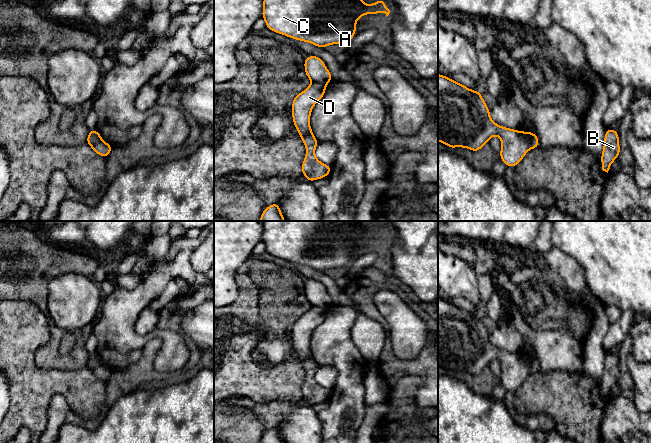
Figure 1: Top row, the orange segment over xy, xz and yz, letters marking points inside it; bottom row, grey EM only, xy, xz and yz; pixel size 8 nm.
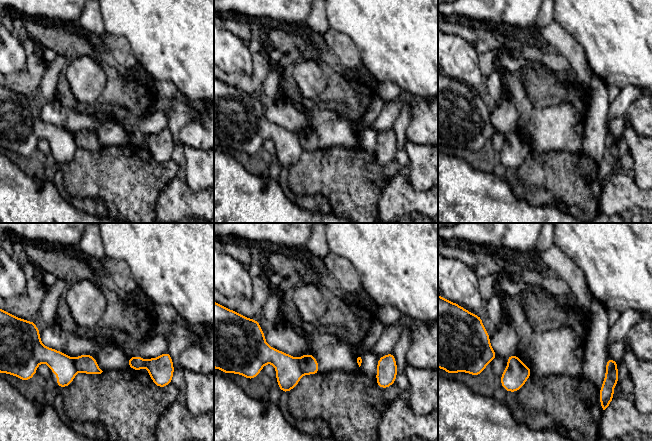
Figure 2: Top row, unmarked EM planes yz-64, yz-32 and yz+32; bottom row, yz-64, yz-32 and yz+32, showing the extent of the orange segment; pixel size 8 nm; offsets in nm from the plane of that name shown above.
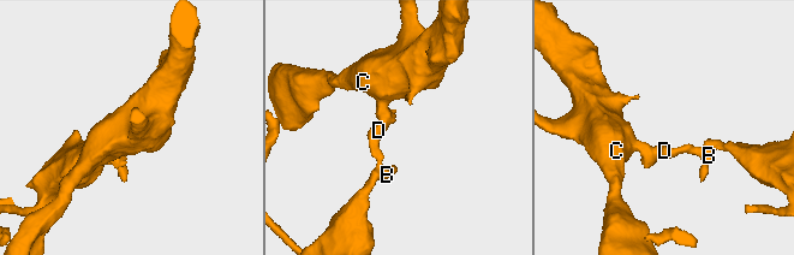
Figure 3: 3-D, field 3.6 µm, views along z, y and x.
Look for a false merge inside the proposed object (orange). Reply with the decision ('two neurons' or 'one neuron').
two neurons

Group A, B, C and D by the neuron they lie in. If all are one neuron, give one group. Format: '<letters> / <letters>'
A C / B D

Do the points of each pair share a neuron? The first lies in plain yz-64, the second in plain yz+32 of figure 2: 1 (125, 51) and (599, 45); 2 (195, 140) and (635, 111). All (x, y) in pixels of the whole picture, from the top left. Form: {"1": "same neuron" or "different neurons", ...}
{"1": "different neurons", "2": "same neuron"}

